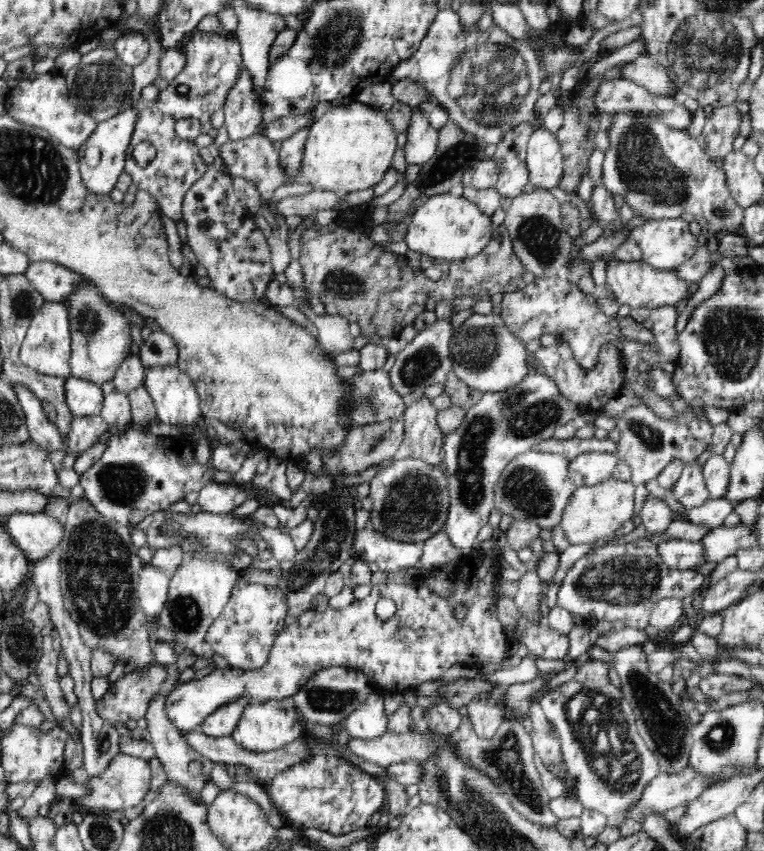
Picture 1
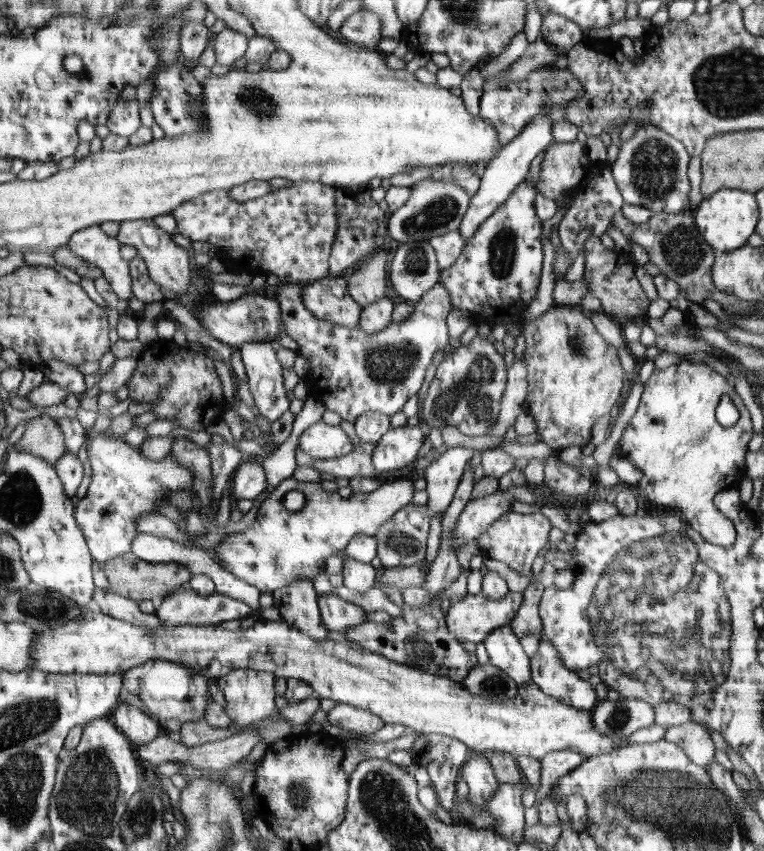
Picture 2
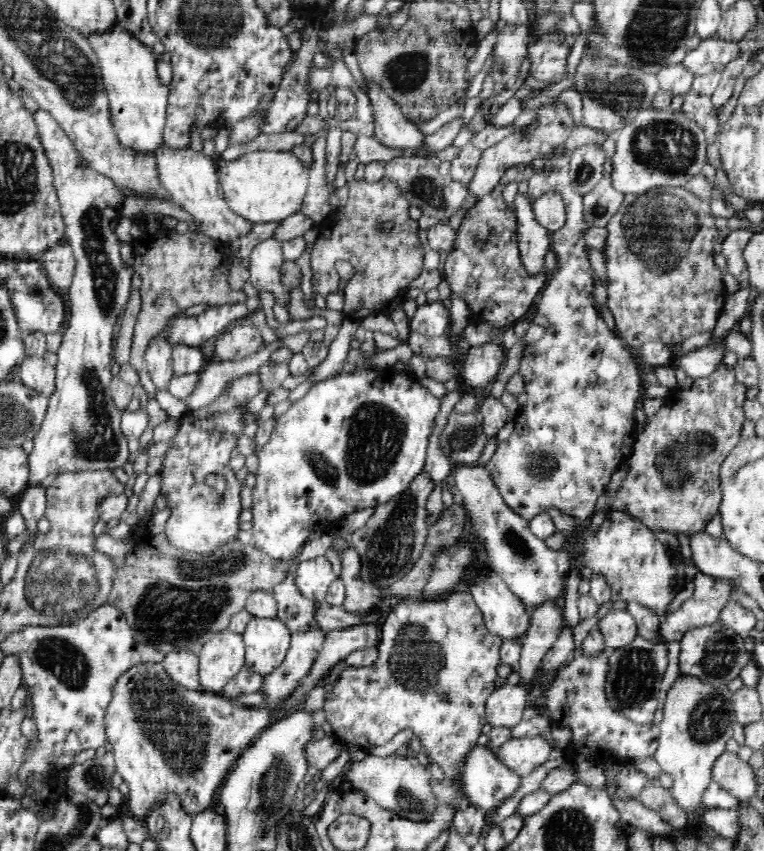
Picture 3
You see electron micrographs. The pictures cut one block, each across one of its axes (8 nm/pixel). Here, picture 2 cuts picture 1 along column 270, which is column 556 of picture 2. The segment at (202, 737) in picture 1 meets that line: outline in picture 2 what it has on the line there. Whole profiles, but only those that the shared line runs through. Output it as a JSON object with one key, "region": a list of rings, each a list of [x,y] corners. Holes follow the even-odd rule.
{"region":[[[559,750],[549,753],[540,760],[541,779],[536,792],[534,807],[538,807],[544,798],[551,794],[551,787],[562,778],[576,769],[586,758],[573,750]]]}

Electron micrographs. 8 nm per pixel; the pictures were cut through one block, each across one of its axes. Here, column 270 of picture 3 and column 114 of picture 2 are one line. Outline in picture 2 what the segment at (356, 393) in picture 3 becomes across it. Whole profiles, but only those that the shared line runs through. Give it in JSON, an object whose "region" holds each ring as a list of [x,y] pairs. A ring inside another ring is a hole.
{"region":[[[86,428],[85,443],[88,453],[88,460],[92,467],[92,481],[88,486],[86,495],[78,501],[75,509],[75,519],[83,529],[83,535],[87,536],[88,546],[91,548],[92,556],[104,568],[105,564],[112,558],[123,556],[131,552],[132,541],[139,535],[137,520],[147,514],[158,513],[161,502],[168,501],[170,492],[186,492],[193,488],[193,476],[195,474],[184,465],[181,465],[172,454],[167,453],[160,461],[150,460],[144,456],[141,446],[132,446],[124,441],[124,437],[111,437],[107,430],[100,434],[92,428]]]}

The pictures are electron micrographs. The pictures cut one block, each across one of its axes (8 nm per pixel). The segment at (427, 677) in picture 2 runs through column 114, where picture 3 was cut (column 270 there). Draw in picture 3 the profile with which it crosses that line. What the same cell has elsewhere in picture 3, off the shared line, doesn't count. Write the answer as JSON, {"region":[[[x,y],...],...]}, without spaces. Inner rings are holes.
{"region":[[[254,617],[248,622],[243,638],[245,667],[266,677],[285,661],[293,634],[278,618]]]}

